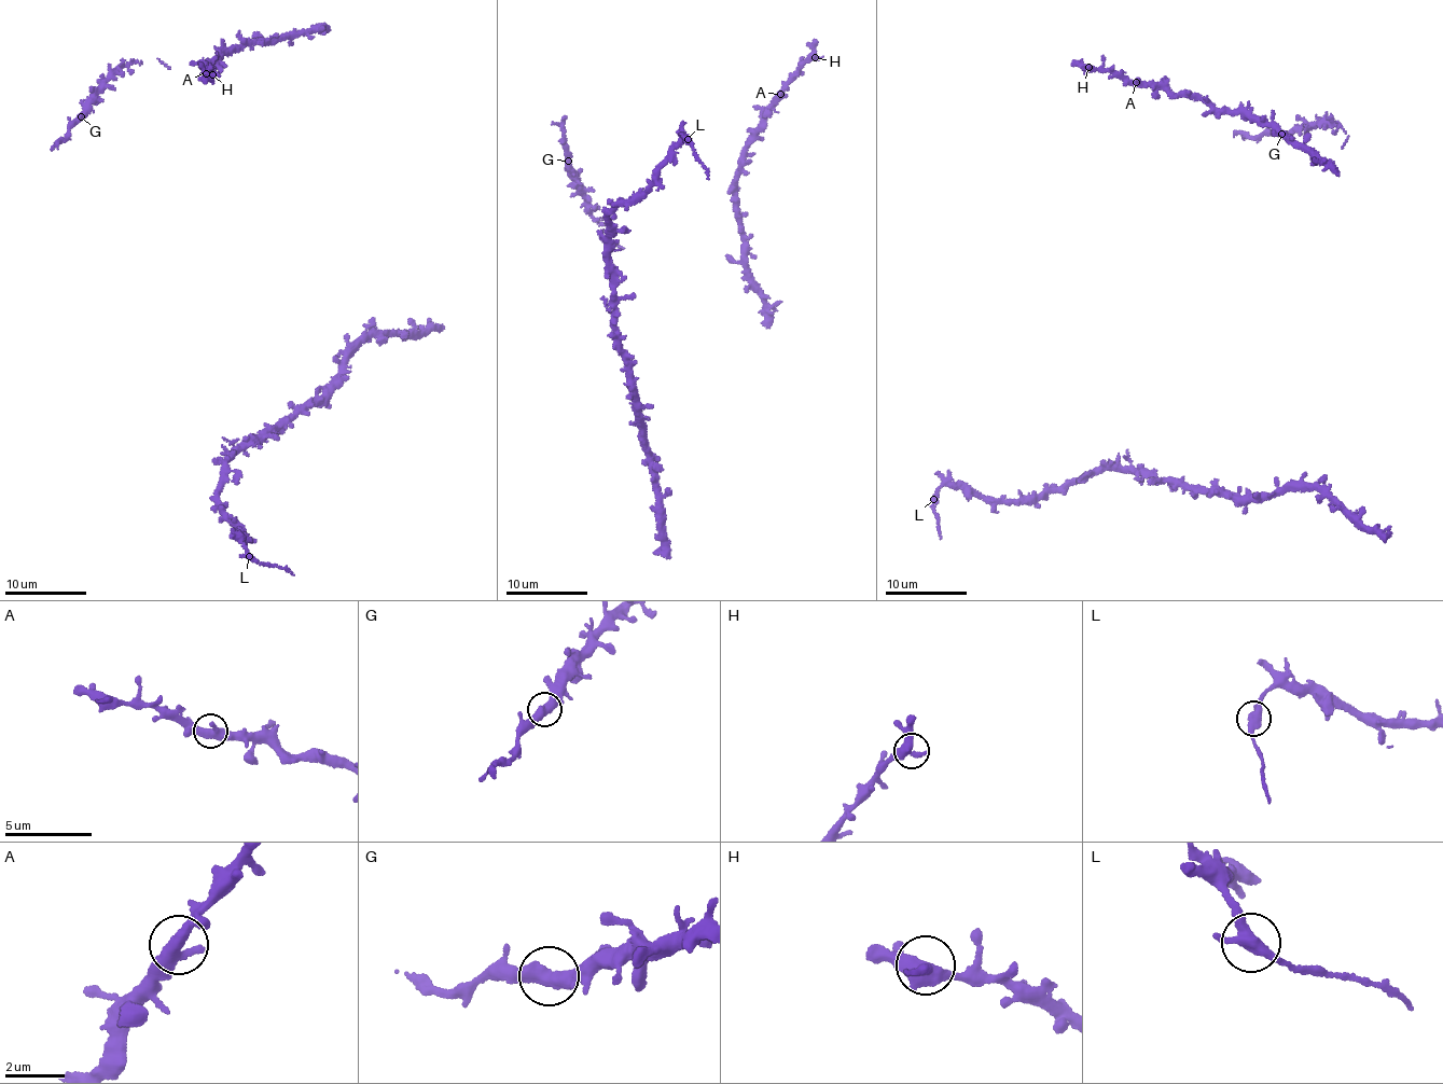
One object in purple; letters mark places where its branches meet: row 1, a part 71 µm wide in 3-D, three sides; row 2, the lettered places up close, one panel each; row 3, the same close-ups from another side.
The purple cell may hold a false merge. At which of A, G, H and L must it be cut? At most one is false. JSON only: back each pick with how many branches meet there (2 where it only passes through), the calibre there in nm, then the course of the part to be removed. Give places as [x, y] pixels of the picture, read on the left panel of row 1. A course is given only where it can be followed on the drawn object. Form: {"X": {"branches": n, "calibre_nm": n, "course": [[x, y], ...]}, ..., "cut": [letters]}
{"L": {"branches": 2, "calibre_nm": 480, "course": [[249, 557], [294, 574]]}, "cut": ["L"]}

